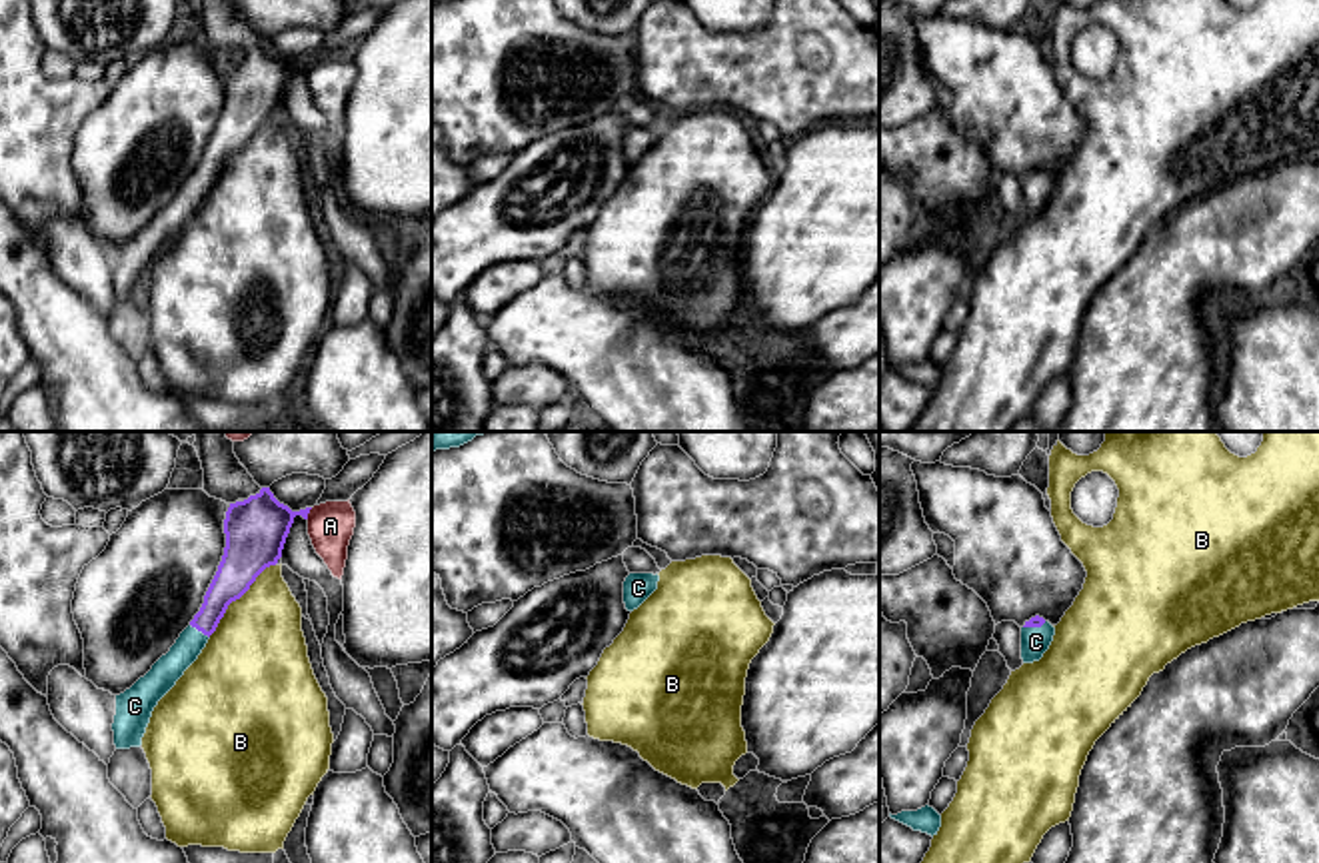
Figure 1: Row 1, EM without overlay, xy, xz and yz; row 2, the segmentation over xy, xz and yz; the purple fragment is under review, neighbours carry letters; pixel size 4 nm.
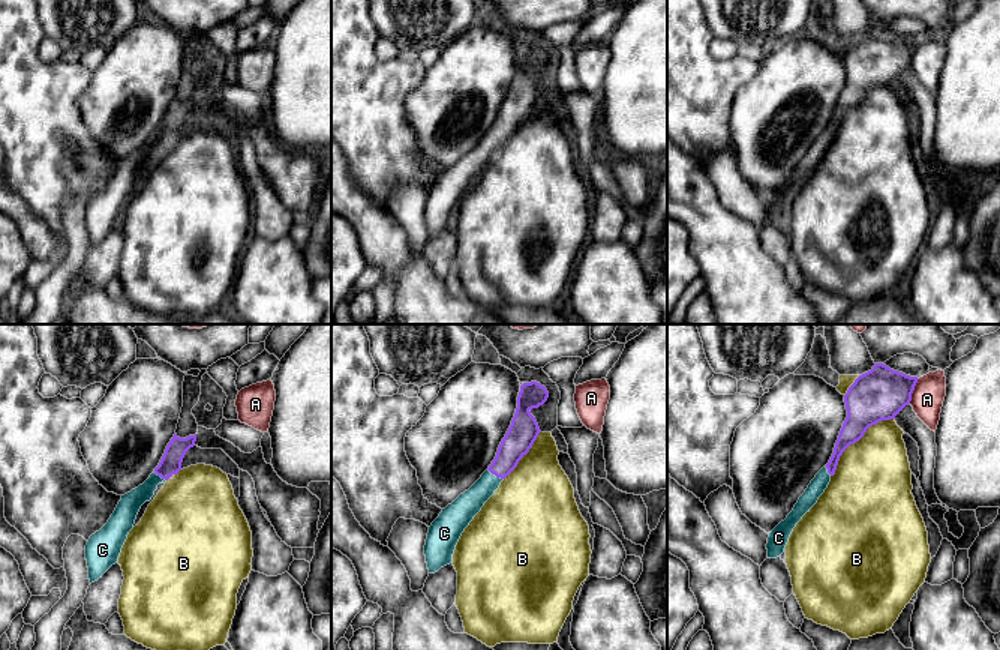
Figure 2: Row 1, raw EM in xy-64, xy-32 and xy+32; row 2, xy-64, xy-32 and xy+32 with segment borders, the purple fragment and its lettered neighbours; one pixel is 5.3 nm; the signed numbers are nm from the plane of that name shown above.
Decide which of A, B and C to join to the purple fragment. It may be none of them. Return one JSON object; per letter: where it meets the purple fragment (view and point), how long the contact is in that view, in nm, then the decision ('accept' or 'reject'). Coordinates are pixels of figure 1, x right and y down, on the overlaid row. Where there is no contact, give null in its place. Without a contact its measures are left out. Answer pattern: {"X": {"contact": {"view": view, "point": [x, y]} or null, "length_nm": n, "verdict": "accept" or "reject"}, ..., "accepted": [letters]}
{"A": {"contact": {"view": "xy", "point": [308, 512]}, "length_nm": 50, "verdict": "reject"}, "B": {"contact": {"view": "xy", "point": [236, 598]}, "length_nm": 400, "verdict": "reject"}, "C": {"contact": {"view": "xy", "point": [200, 630]}, "length_nm": 100, "verdict": "accept"}, "accepted": ["C"]}

